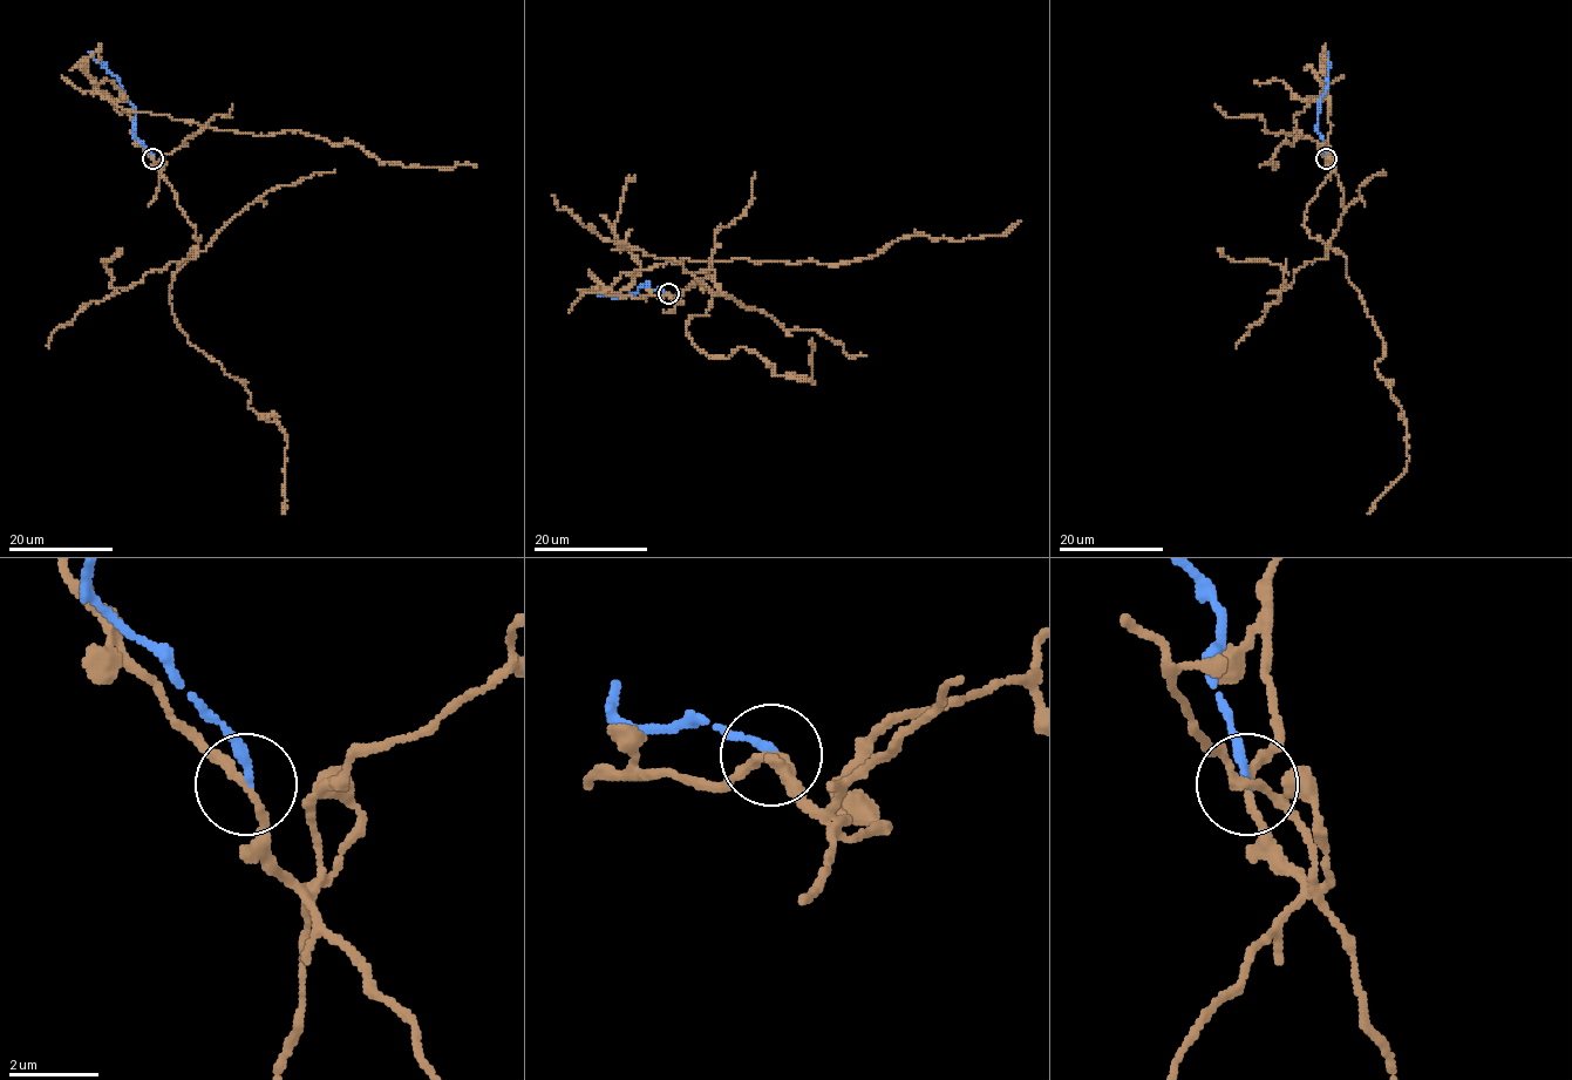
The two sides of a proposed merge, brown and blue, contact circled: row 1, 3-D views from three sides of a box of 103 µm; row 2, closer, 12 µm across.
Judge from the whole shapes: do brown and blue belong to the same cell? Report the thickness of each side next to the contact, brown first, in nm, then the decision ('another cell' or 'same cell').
180/200 nm | another cell

